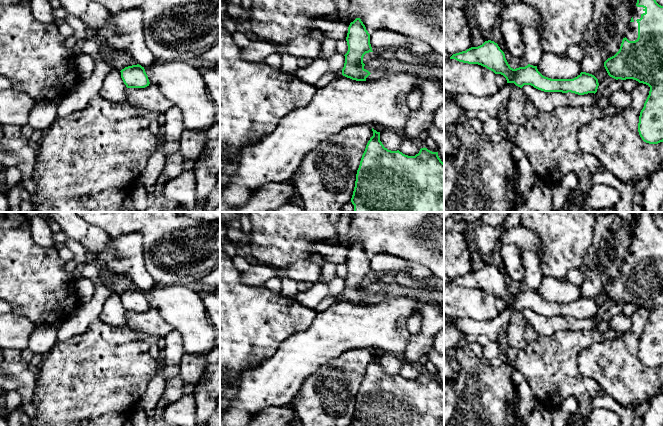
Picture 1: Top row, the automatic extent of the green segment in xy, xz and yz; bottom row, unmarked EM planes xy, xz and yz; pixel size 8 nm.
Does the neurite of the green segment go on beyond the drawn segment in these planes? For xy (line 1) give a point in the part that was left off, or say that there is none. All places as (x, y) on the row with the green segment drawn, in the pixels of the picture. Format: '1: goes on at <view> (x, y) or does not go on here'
1: does not go on here

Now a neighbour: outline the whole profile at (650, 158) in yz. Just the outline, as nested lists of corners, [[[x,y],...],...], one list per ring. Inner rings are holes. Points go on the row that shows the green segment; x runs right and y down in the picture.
[[[639,83],[631,92],[632,103],[628,108],[619,114],[593,118],[578,131],[580,150],[593,155],[605,171],[611,172],[623,182],[636,184],[641,179],[650,177],[663,164],[663,142],[646,143],[638,132],[640,112],[649,91],[648,85]]]

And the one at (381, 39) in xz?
[[[385,29],[376,30],[370,34],[370,44],[373,52],[384,49],[409,48],[409,43],[405,36],[400,33]]]

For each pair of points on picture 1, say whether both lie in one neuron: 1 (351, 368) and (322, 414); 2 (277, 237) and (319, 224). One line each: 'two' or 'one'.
1: one
2: one

